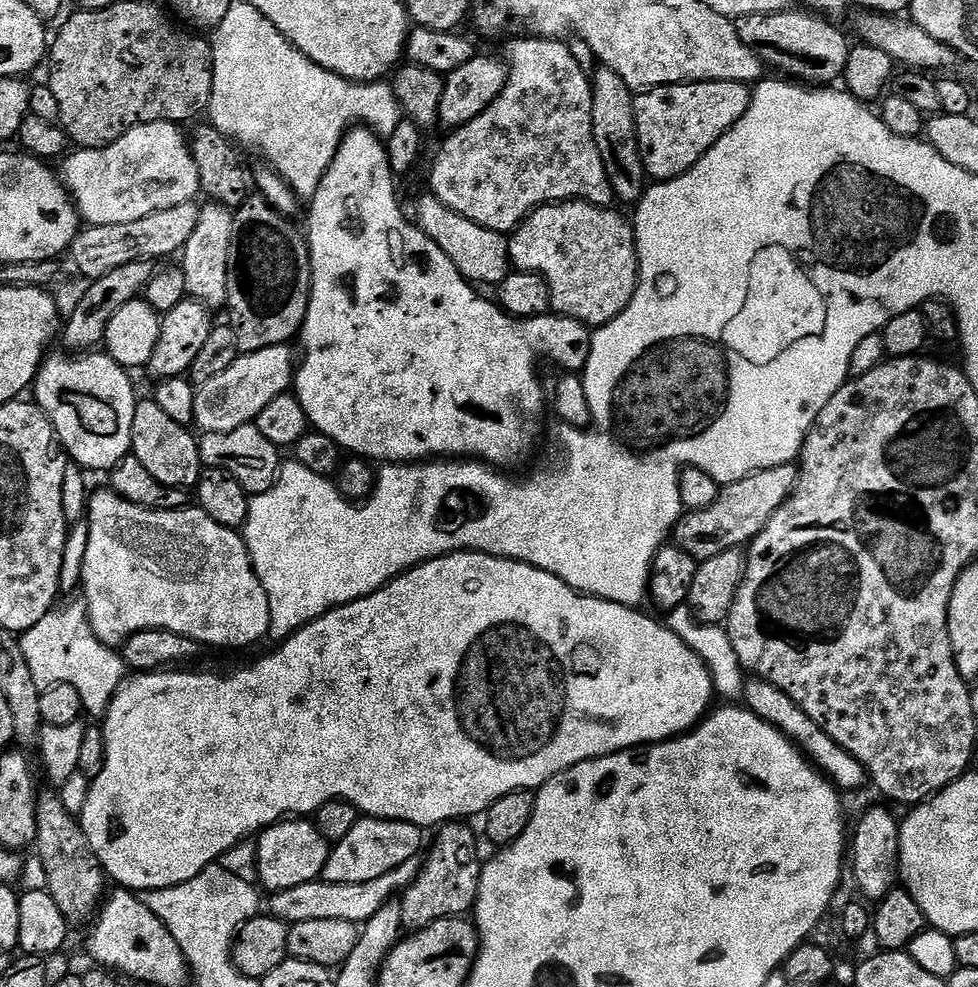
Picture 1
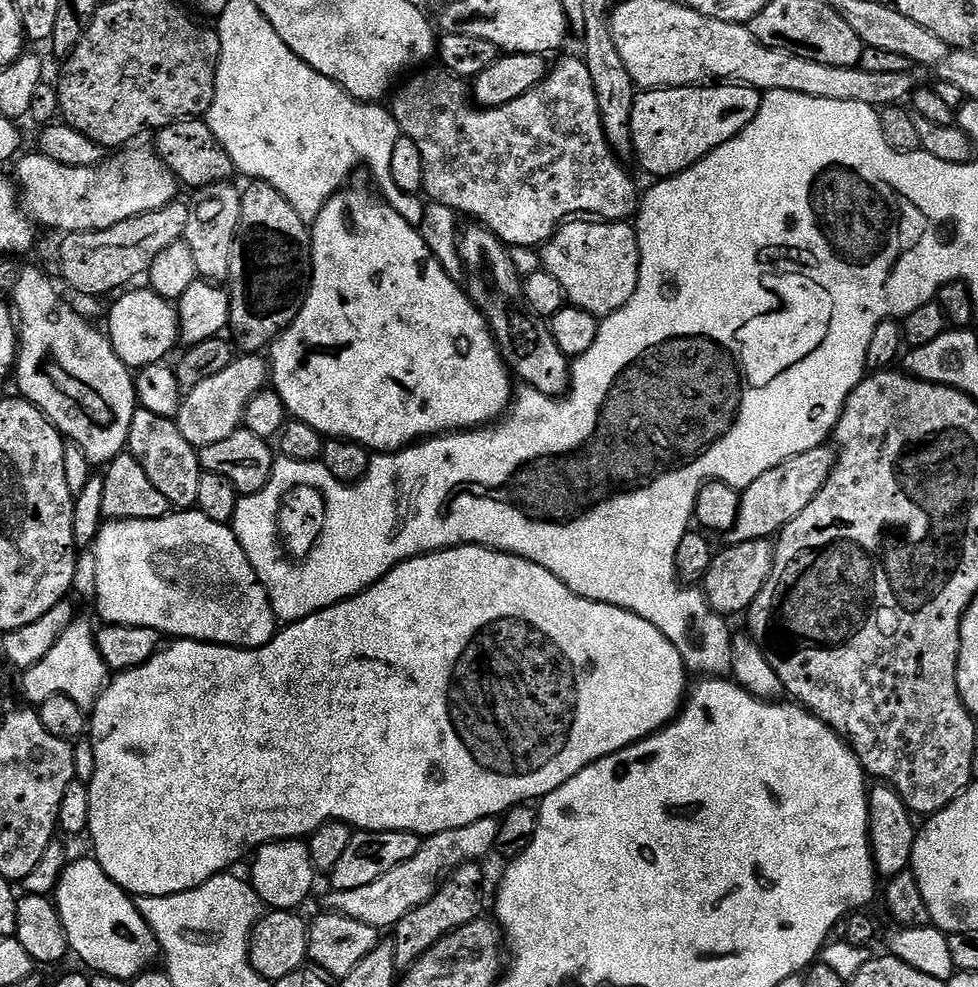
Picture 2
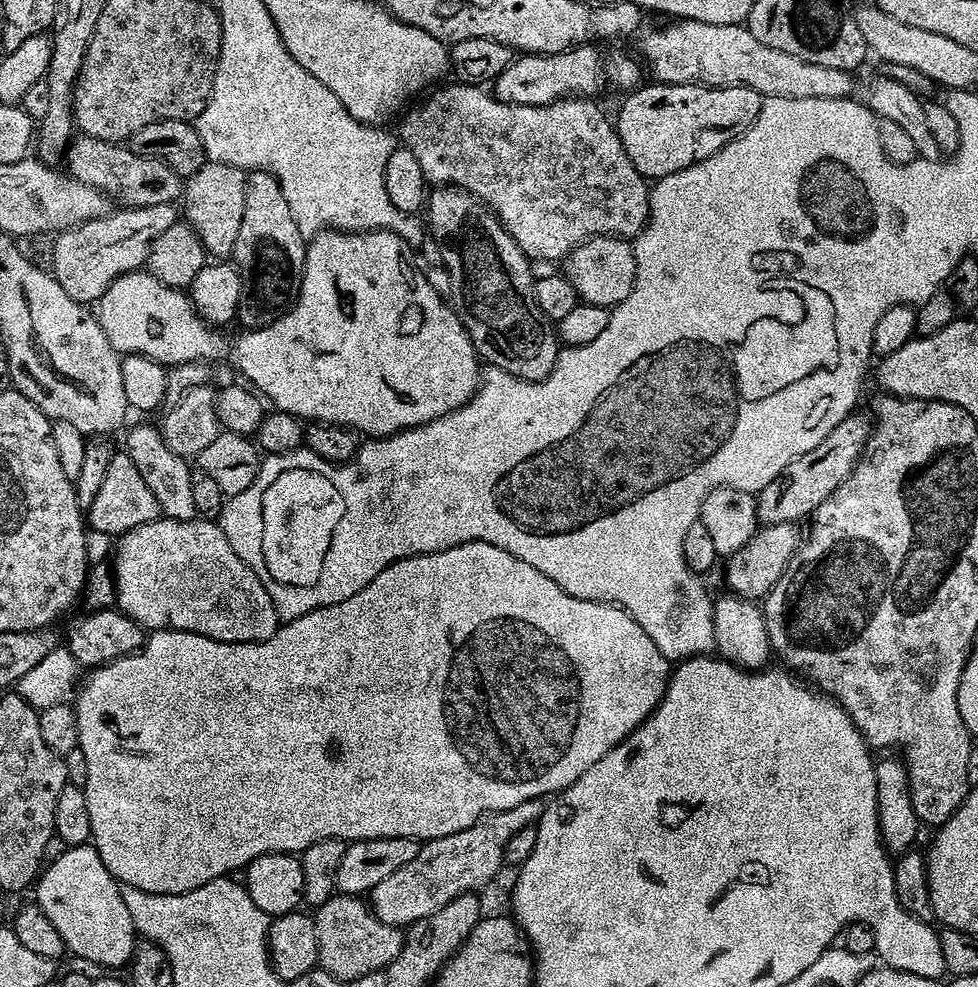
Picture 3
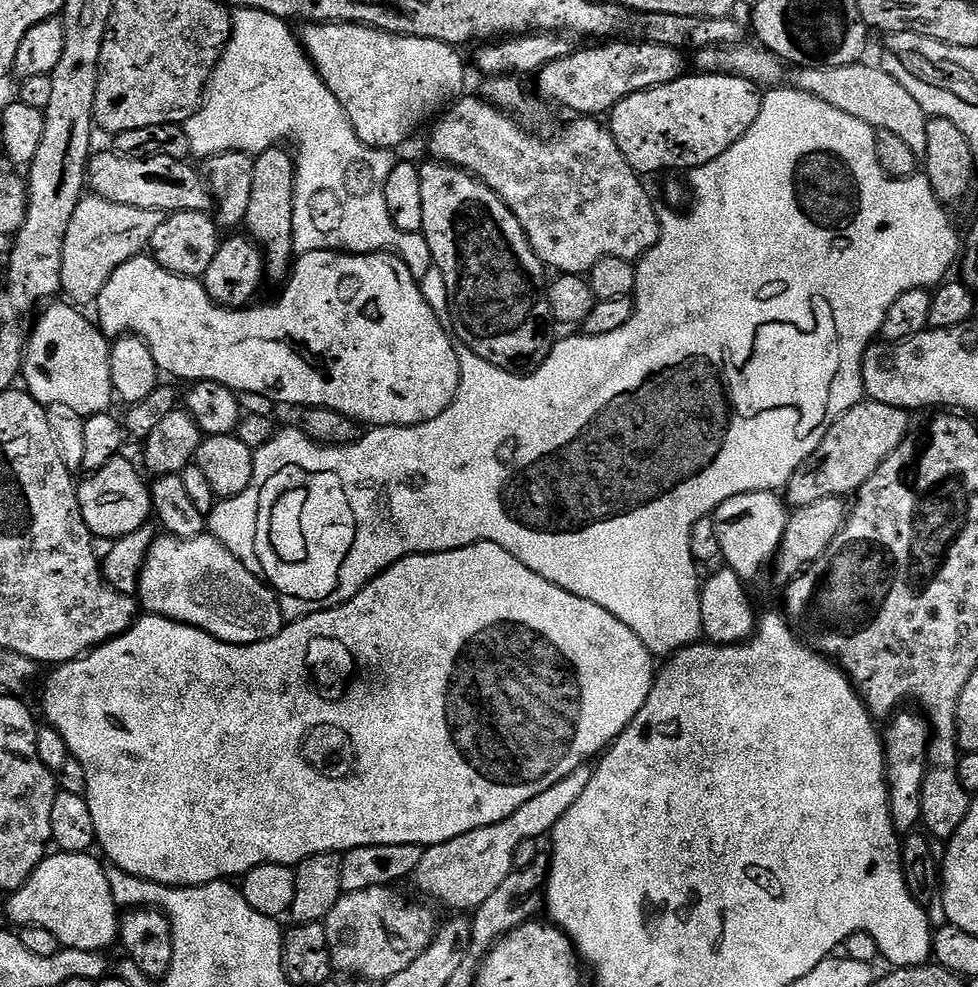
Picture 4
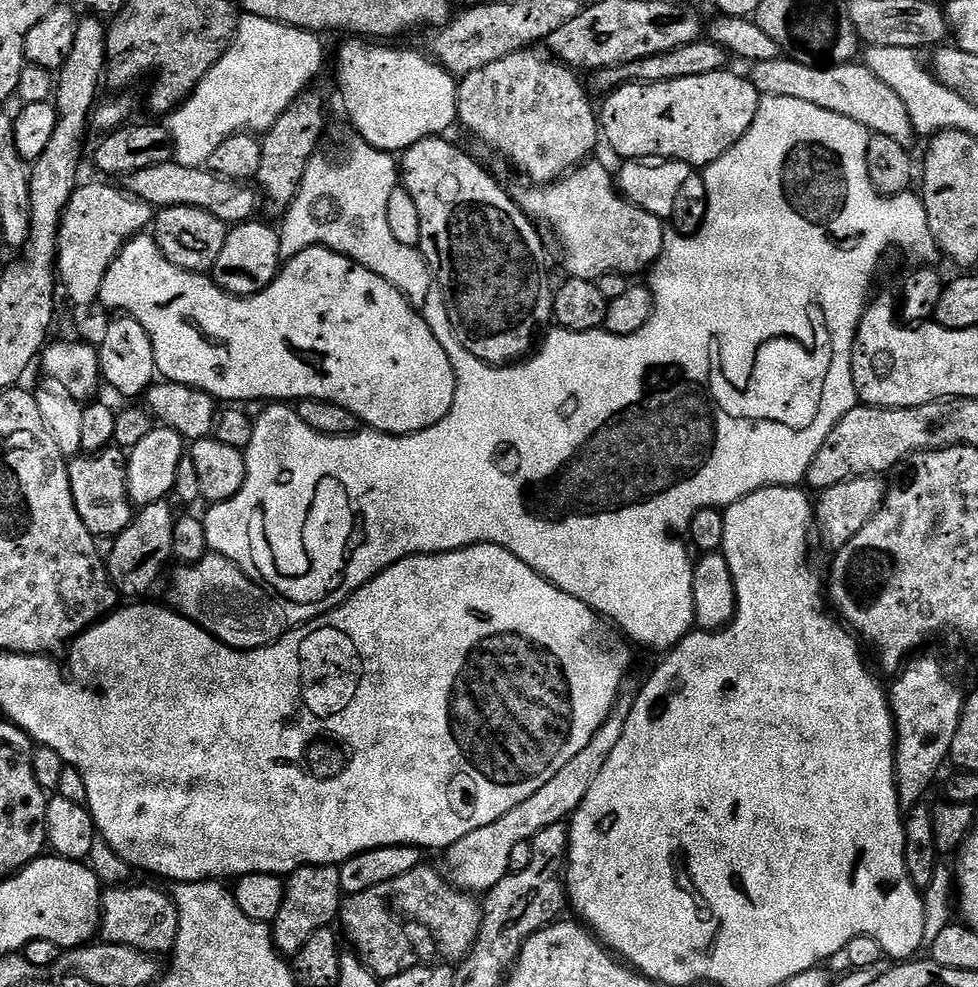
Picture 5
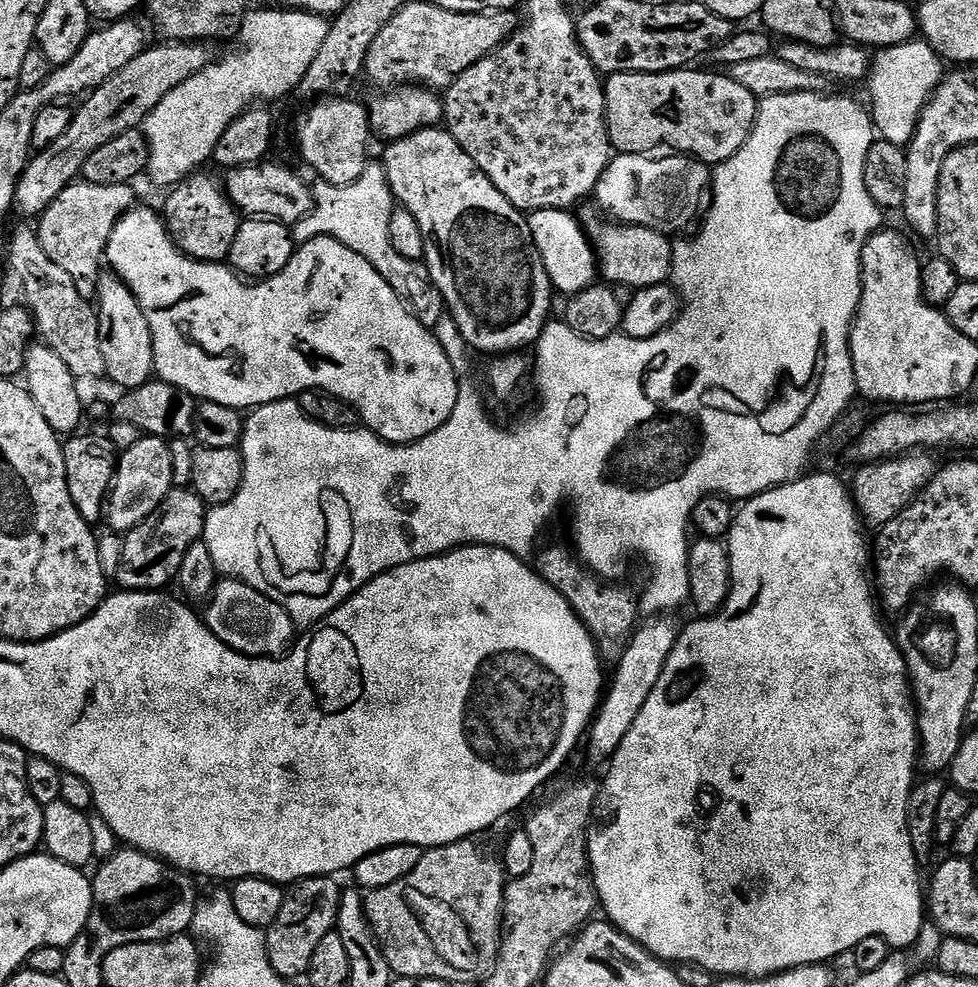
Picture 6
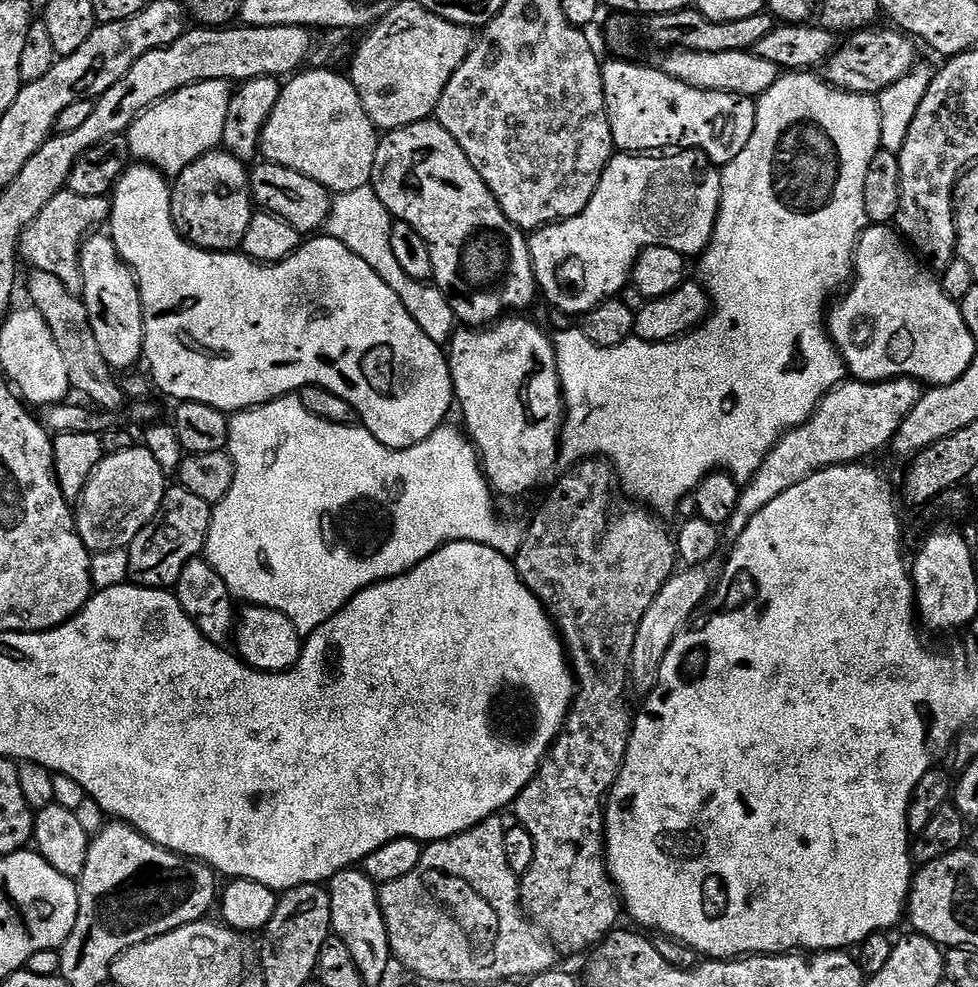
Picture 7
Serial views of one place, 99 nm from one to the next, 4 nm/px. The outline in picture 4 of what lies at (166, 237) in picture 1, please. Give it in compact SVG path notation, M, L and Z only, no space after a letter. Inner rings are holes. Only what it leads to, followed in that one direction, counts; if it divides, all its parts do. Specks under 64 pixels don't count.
M95 194L85 195L70 218L70 230L66 230L66 242L62 250L61 293L73 305L95 305L110 274L148 248L154 230L158 230L164 217L163 212L142 210L138 206L122 206Z

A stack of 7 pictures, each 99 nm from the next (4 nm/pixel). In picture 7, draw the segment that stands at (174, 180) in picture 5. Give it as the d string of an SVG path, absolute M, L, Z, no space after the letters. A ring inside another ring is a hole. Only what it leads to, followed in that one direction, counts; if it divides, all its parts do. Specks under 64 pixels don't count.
M260 162L250 172L252 198L255 207L262 212L269 212L294 226L301 234L316 234L327 225L332 215L333 193L322 182L316 182L298 170L269 162Z

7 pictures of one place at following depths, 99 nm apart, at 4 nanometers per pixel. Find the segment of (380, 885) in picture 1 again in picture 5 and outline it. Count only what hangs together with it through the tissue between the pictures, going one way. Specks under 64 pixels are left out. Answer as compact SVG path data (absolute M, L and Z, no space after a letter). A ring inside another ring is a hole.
M628 694L621 695L617 705L608 716L608 721L600 727L598 734L590 738L590 742L575 758L570 758L542 790L530 794L526 802L518 802L514 810L502 814L498 822L494 822L488 828L479 828L474 834L462 838L457 844L453 844L450 852L456 855L456 880L454 884L457 889L469 894L487 894L491 888L498 886L502 878L510 875L510 853L514 846L531 841L533 836L538 835L544 828L567 821L573 812L578 810L582 798L594 786L594 778L602 774L602 766L606 766L606 758L618 746L618 738L622 738L622 730L628 721L628 715L632 709L633 697Z

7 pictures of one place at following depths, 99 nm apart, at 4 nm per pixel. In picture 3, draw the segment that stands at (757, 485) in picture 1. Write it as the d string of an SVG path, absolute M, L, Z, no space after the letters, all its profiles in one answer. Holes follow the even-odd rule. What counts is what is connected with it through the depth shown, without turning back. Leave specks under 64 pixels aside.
M853 414L845 418L839 426L822 442L822 446L814 446L810 454L802 454L787 470L766 490L759 493L760 523L796 524L800 520L807 521L848 481L850 474L860 465L868 451L868 441L872 439L874 424L867 415Z

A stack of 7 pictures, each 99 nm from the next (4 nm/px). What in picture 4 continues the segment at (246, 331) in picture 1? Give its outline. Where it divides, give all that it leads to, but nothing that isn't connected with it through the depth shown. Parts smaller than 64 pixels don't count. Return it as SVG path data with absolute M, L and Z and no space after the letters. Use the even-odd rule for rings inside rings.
M284 146L268 148L259 153L254 159L254 186L250 190L250 210L246 210L244 224L247 235L255 240L264 253L264 275L269 281L287 281L294 267L292 203L295 193L296 162L293 153Z

